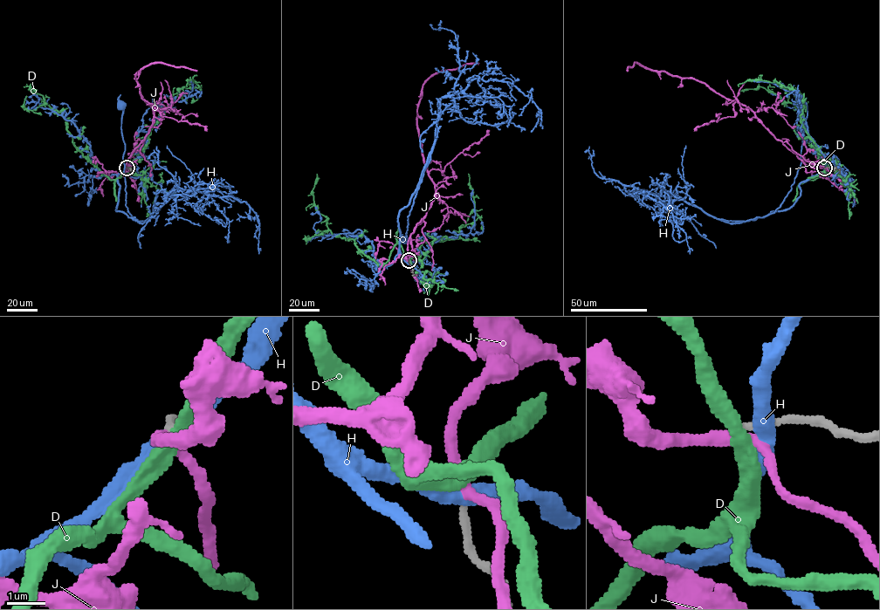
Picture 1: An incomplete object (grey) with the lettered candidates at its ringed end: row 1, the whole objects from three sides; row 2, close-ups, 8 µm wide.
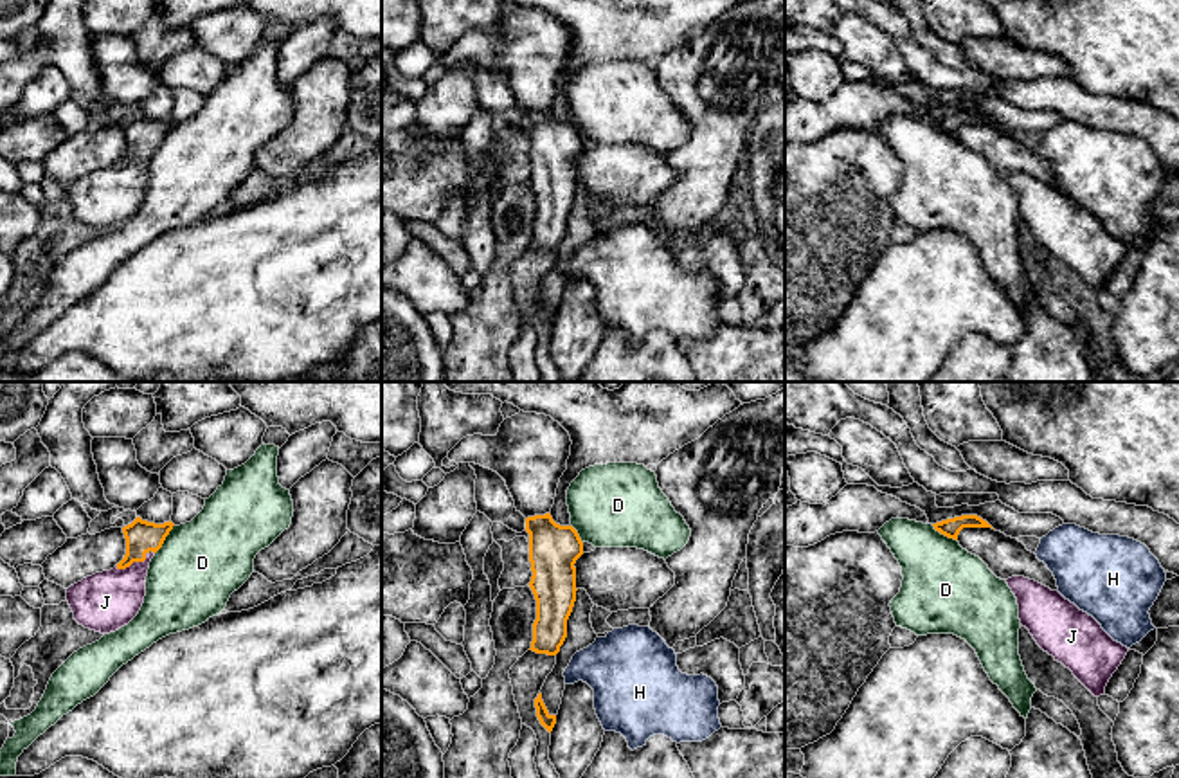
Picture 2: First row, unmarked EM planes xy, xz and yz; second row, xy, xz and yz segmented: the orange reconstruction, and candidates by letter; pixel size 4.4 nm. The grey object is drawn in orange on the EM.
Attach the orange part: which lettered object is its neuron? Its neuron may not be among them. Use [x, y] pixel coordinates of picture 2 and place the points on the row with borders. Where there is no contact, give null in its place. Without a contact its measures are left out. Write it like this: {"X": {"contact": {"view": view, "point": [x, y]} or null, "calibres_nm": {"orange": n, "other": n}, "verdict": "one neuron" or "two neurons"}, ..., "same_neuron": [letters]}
{"D": {"contact": {"view": "xy", "point": [164, 539]}, "calibres_nm": {"orange": 140, "other": 380}, "verdict": "two neurons"}, "H": {"contact": null, "verdict": "two neurons"}, "J": {"contact": {"view": "xy", "point": [135, 560]}, "calibres_nm": {"orange": 140, "other": 260}, "verdict": "one neuron"}, "same_neuron": ["J"]}

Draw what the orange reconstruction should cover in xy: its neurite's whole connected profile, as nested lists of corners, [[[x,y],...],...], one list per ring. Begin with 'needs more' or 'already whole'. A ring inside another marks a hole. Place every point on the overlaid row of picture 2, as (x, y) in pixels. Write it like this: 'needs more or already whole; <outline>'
needs more; [[[140,517],[124,526],[124,558],[113,569],[86,576],[67,589],[74,620],[101,634],[128,625],[144,603],[149,562],[173,526],[171,520],[155,524]]]

